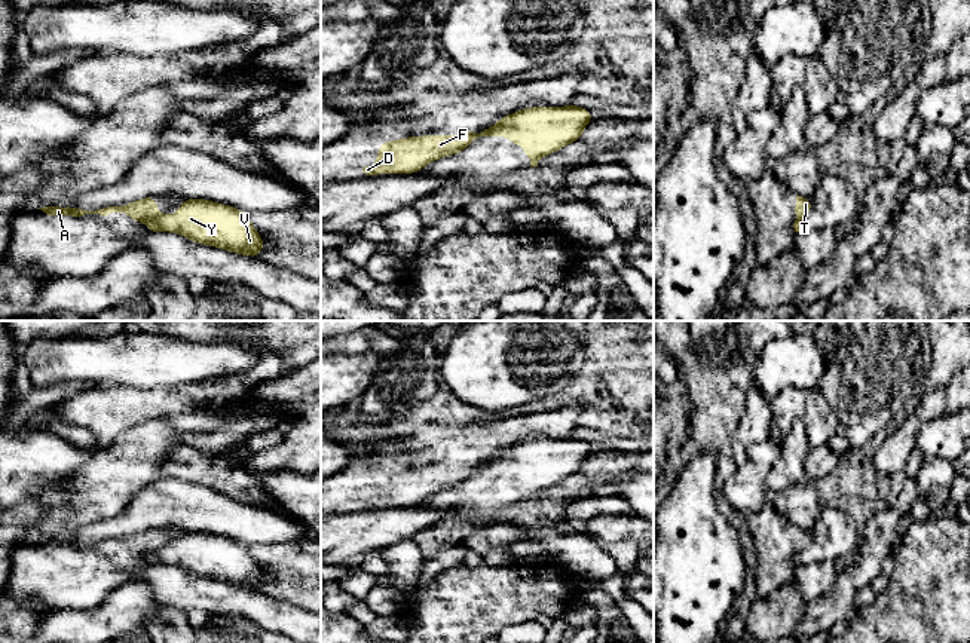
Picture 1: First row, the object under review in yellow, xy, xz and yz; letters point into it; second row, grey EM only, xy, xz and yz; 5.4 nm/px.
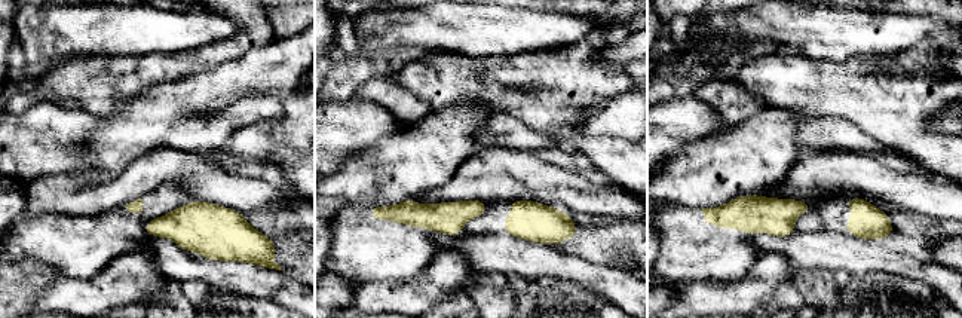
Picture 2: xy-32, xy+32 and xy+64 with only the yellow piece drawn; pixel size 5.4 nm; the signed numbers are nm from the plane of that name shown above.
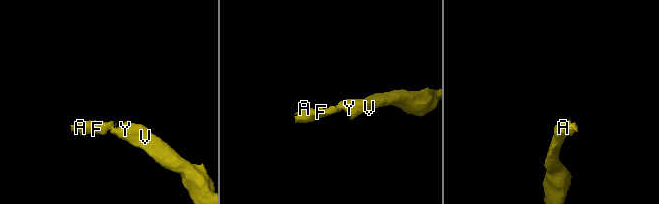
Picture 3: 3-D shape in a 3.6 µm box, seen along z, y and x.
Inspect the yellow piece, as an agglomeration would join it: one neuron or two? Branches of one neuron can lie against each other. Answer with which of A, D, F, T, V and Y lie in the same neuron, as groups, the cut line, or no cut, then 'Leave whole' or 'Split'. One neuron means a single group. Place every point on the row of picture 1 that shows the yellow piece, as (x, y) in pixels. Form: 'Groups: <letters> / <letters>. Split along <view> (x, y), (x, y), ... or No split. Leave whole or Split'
Groups: A D F T / V Y. Split along xy (159, 216), (144, 220). Split

